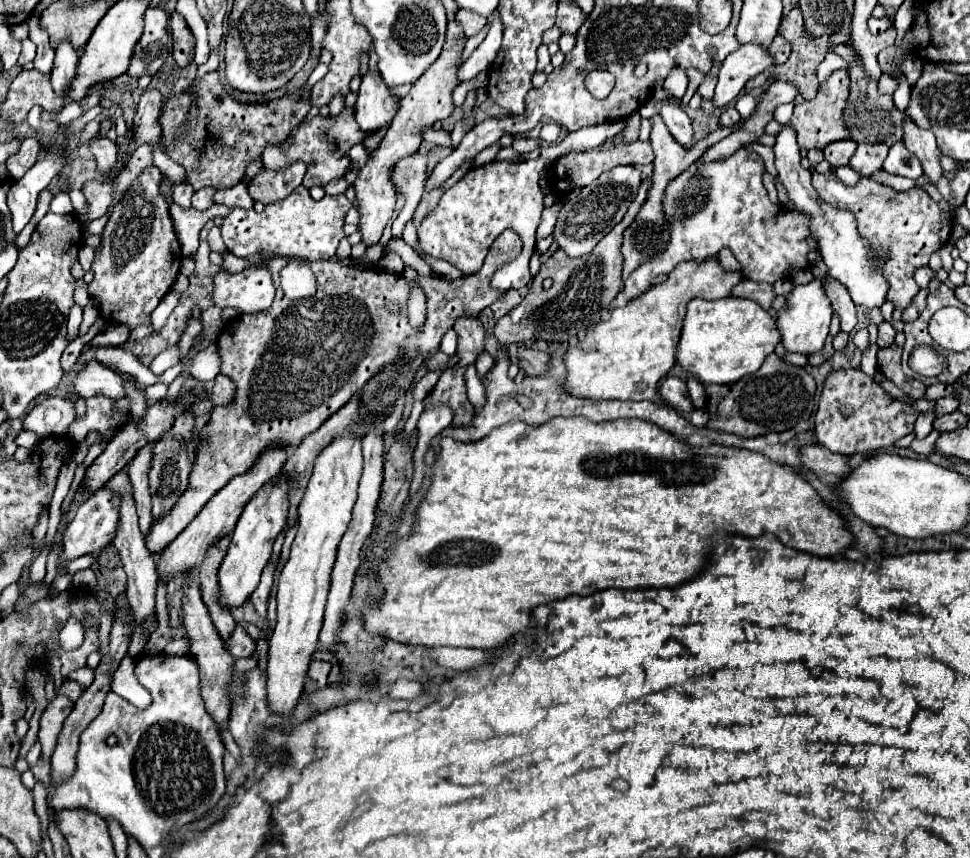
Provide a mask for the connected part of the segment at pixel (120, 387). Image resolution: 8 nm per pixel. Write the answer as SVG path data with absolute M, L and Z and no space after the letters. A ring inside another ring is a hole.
M88 360L82 370L74 378L74 390L82 398L92 396L108 396L108 398L124 398L124 382L118 374L96 360Z

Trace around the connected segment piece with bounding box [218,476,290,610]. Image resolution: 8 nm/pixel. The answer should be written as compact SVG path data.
M278 476L268 486L264 486L244 508L244 512L236 524L236 530L232 534L234 546L232 546L232 550L228 546L228 552L218 570L218 586L220 586L218 602L222 602L220 604L222 608L232 610L232 608L242 606L250 598L252 590L258 586L260 574L270 560L272 544L274 544L276 536L280 534L280 530L284 528L286 518L288 518L288 490L290 490L288 482L282 476Z

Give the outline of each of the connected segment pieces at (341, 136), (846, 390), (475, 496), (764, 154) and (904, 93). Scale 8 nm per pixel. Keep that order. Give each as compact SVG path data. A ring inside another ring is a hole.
M344 106L344 110L338 116L314 116L310 120L306 120L304 124L298 126L298 130L294 132L290 140L290 148L282 148L282 146L268 146L262 154L262 162L266 168L278 170L284 168L290 162L302 160L308 166L308 172L304 176L304 186L312 188L312 186L326 186L330 180L334 178L342 178L346 174L346 170L350 168L350 156L348 150L354 144L364 144L364 140L368 138L368 134L364 134L354 120L354 110L356 108L348 108Z
M832 370L824 380L818 410L814 416L814 432L820 446L840 454L868 454L888 448L914 430L918 412L902 400L892 398L874 378L862 370Z
M552 418L540 426L528 426L522 422L508 422L508 426L496 428L492 434L484 436L478 442L458 442L452 438L440 440L440 452L432 466L432 484L416 510L414 532L410 536L398 538L392 548L386 550L384 560L376 568L376 580L382 584L384 594L378 600L368 598L362 610L364 630L370 636L384 636L402 644L416 644L426 648L438 646L464 646L464 648L480 648L494 650L504 646L508 638L518 632L530 630L532 608L562 600L566 596L578 594L588 596L598 590L622 588L674 588L692 576L696 576L706 566L706 550L710 546L712 532L726 528L728 532L756 538L764 532L772 532L780 538L782 544L810 552L816 556L840 556L844 548L852 544L852 534L846 530L846 524L840 514L830 510L824 502L820 502L814 488L798 476L792 468L770 462L766 456L742 448L728 448L720 444L710 444L708 450L696 454L694 446L674 438L660 426L654 426L644 420L608 420L602 424L590 422L588 418Z
M758 143L747 144L744 146L747 150L751 152L756 152L764 160L766 171L772 176L775 181L777 177L777 170L775 167L775 155L772 147L764 146Z
M892 74L892 78L896 80L896 84L898 84L898 88L894 90L894 104L896 104L896 108L898 110L906 110L906 106L908 106L908 100L910 100L910 84L906 82L906 78L900 74L898 78Z

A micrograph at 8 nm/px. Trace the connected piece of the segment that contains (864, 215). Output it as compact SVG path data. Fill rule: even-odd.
M814 172L812 184L824 202L842 210L852 210L862 238L868 240L874 248L890 254L890 260L884 266L884 276L890 284L888 300L892 300L896 308L904 310L920 290L920 286L914 282L914 270L928 266L930 256L938 252L950 238L950 214L942 212L940 206L922 188L896 192L894 188L884 186L872 178L860 178L856 186L844 186L832 172Z

